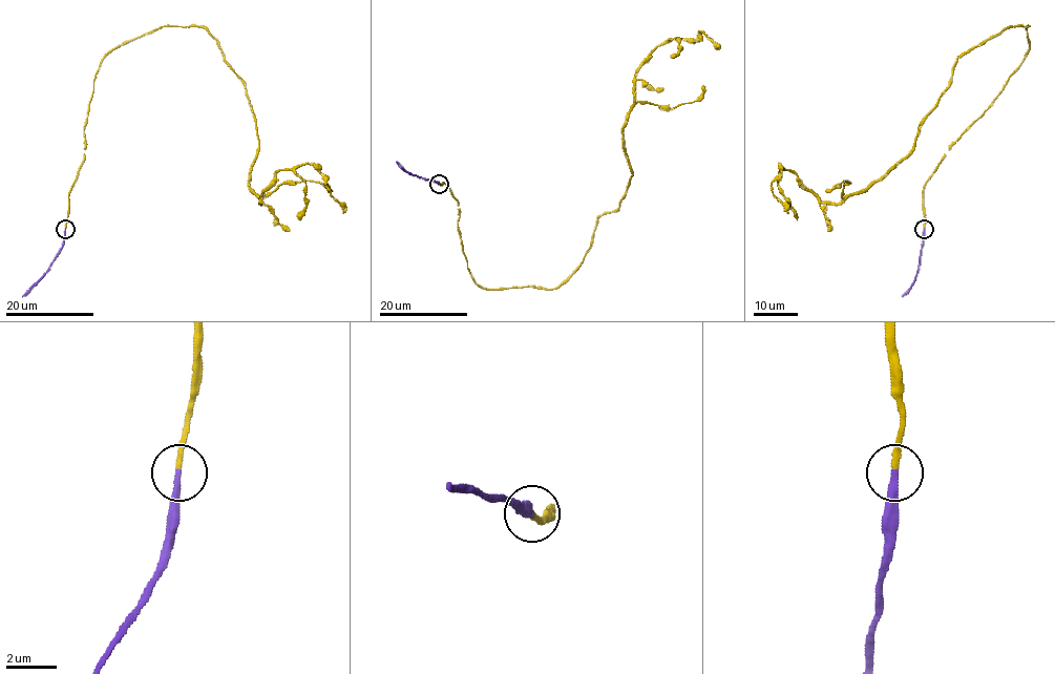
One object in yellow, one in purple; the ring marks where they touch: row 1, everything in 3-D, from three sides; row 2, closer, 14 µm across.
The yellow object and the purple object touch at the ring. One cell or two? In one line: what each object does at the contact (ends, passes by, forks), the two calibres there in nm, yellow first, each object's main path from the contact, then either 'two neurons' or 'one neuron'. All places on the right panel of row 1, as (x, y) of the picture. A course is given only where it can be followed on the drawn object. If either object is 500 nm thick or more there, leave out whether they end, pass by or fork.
yellow ends; purple ends; calibres 220 and 280 nm; course yellow (923, 229), (929, 176), (1028, 53), (1029, 26), (964, 51), (915, 146), (839, 204), (778, 164), (788, 213); course purple (923, 230), (913, 285), (903, 297); one neuron

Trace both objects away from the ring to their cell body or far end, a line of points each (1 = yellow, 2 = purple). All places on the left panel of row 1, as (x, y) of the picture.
1: (65, 229), (101, 61), (163, 26), (203, 26), (246, 88), (259, 204), (278, 171), (311, 164), (343, 213)
2: (65, 230), (64, 244), (49, 269), (22, 297)

